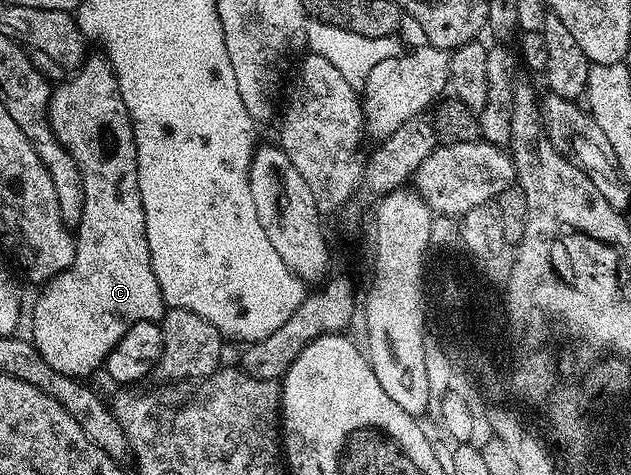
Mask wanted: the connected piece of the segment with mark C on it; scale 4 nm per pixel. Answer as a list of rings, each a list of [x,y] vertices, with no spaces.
[[[103,57],[85,58],[82,66],[75,72],[73,79],[65,78],[52,92],[50,101],[48,102],[48,120],[54,129],[54,137],[58,137],[60,144],[67,149],[70,157],[74,157],[74,161],[78,165],[78,169],[82,173],[82,189],[86,189],[86,205],[82,205],[82,217],[80,218],[80,226],[75,228],[74,238],[76,240],[76,252],[74,253],[74,261],[68,266],[61,275],[55,275],[47,283],[43,284],[40,296],[36,299],[36,304],[32,307],[32,335],[30,334],[30,342],[38,349],[38,353],[46,361],[46,365],[50,365],[50,369],[58,369],[58,373],[63,375],[71,375],[73,377],[88,377],[91,371],[100,371],[104,366],[104,360],[108,354],[114,349],[114,345],[118,345],[118,341],[122,337],[122,333],[126,333],[126,329],[130,329],[130,325],[134,325],[138,321],[146,321],[147,319],[159,321],[164,318],[166,304],[162,297],[162,289],[158,285],[158,277],[154,277],[154,269],[150,261],[150,249],[146,241],[146,221],[142,213],[142,197],[138,193],[138,165],[136,164],[136,138],[132,132],[132,118],[126,109],[126,105],[122,101],[122,93],[118,89],[118,81],[116,74],[112,72],[112,66],[107,59]]]

